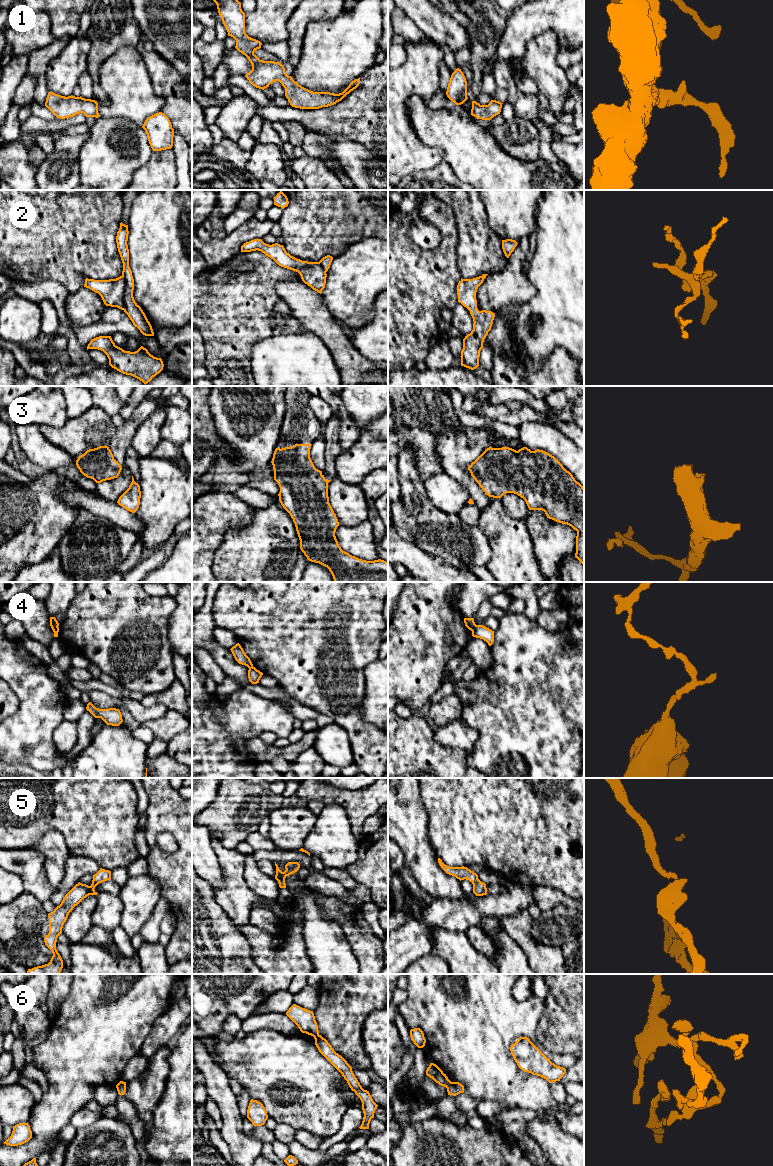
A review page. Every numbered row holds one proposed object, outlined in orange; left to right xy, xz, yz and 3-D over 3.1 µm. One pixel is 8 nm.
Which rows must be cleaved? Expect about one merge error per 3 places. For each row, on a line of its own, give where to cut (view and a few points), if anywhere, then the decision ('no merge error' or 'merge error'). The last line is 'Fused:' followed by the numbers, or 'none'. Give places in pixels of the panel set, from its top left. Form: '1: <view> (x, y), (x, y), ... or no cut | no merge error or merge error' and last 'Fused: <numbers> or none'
1: no cut | no merge error
2: no cut | no merge error
3: no cut | no merge error
4: yz (475, 624), (471, 630) | merge error
5: no cut | no merge error
6: yz (451, 1082), (447, 1088) | merge error
Fused: 4, 6

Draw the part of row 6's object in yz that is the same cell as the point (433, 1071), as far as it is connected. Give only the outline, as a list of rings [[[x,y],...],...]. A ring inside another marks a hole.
[[[430,1063],[426,1070],[426,1075],[432,1078],[439,1085],[446,1088],[448,1088],[451,1083],[446,1074],[444,1074],[443,1071],[434,1063]]]

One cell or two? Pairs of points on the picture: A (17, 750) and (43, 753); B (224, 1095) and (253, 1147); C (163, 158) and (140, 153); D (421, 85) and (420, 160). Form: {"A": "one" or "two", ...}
{"A": "one", "B": "one", "C": "two", "D": "one"}

